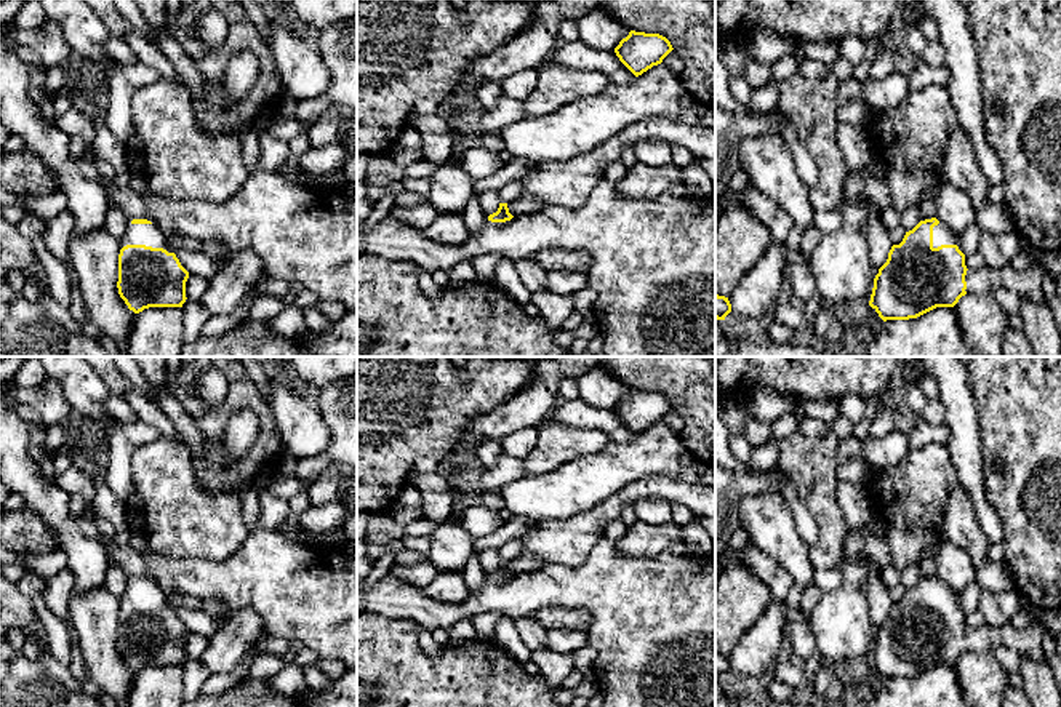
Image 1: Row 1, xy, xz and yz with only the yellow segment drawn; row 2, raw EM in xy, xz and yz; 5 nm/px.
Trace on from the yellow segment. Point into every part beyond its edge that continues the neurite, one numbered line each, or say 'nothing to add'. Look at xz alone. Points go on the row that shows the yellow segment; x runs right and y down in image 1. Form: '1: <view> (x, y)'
nothing to add

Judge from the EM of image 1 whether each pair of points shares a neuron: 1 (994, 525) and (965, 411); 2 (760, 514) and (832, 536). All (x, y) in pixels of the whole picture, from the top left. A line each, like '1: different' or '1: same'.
1: same
2: different

